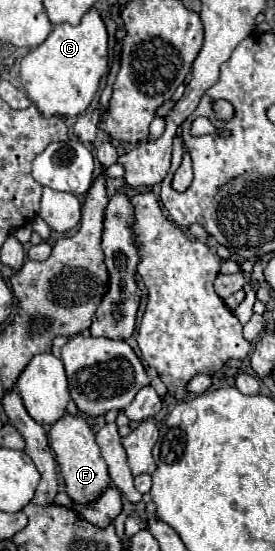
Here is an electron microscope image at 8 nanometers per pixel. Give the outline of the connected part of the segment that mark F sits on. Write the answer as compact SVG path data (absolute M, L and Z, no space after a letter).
M65 413L57 423L51 425L51 429L49 429L49 445L53 447L55 459L57 459L59 467L61 467L65 487L67 487L67 495L75 503L89 503L89 501L97 499L103 489L107 489L107 485L109 485L107 465L105 465L105 461L101 457L101 451L99 451L97 443L95 443L95 433L89 427L85 417Z

